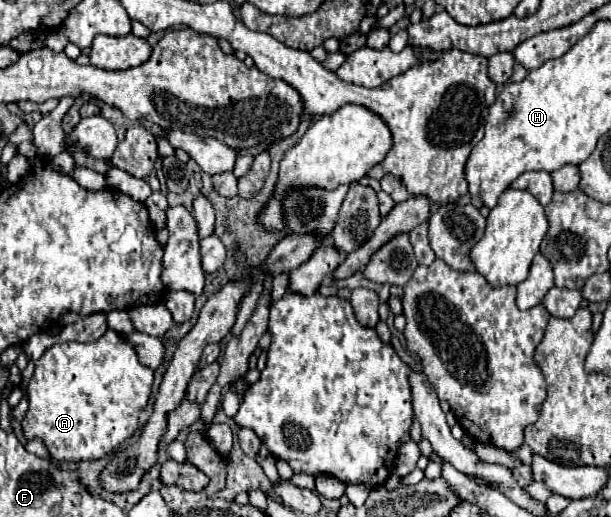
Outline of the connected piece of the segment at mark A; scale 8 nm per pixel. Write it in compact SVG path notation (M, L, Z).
M107 330L95 342L61 342L45 350L37 360L33 378L27 386L29 410L21 422L27 440L41 440L57 462L99 460L123 446L139 428L139 418L147 406L153 386L153 370L137 360L135 350L113 330Z

